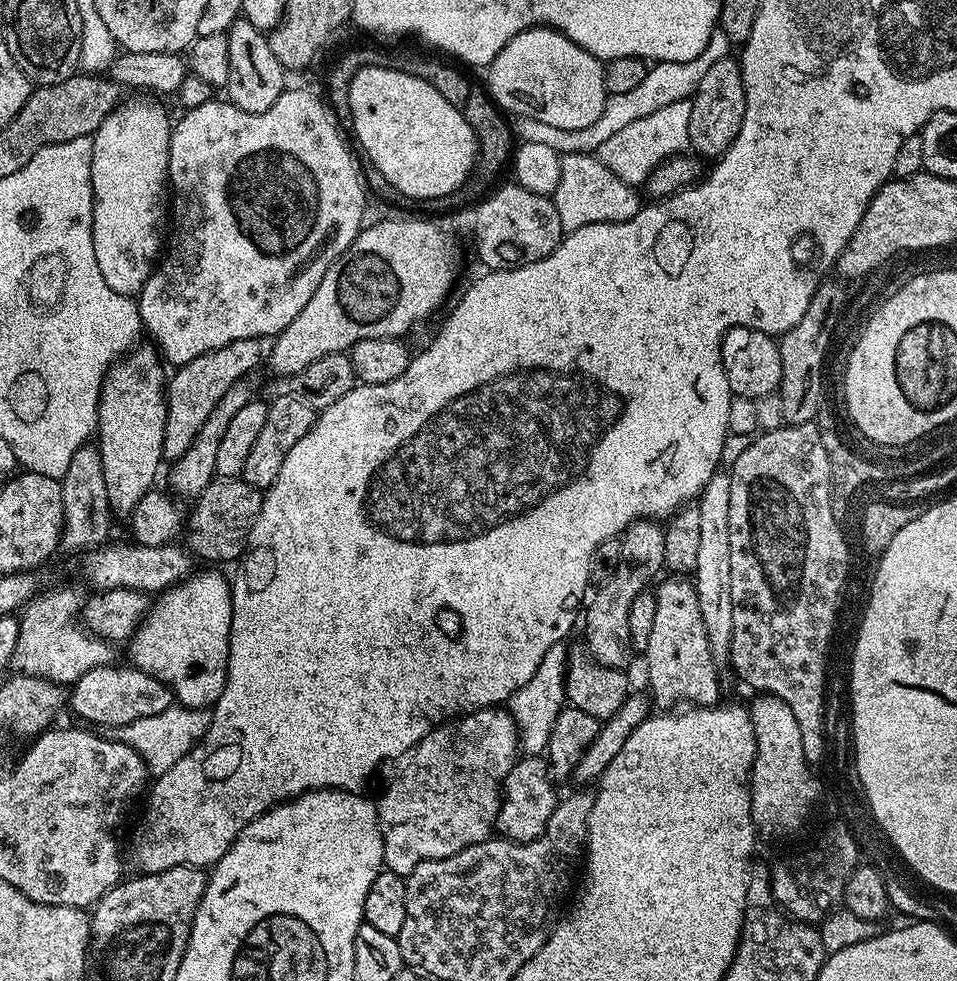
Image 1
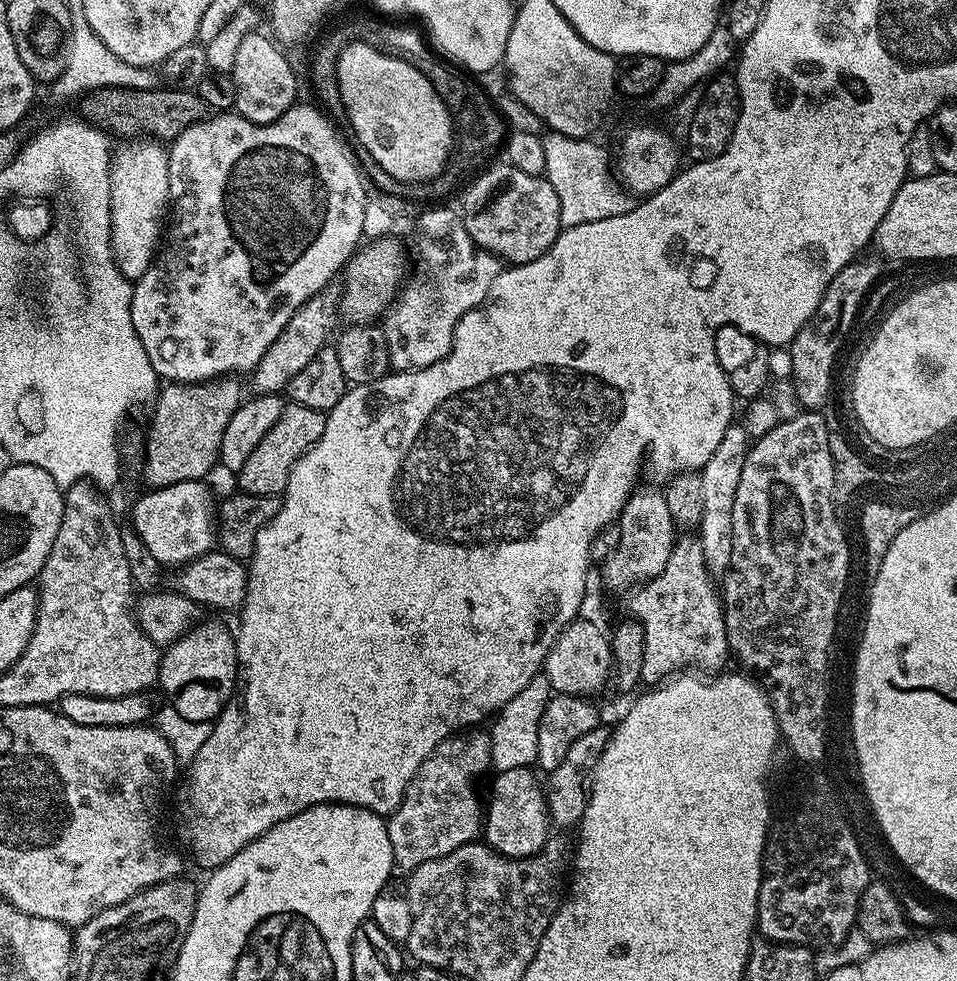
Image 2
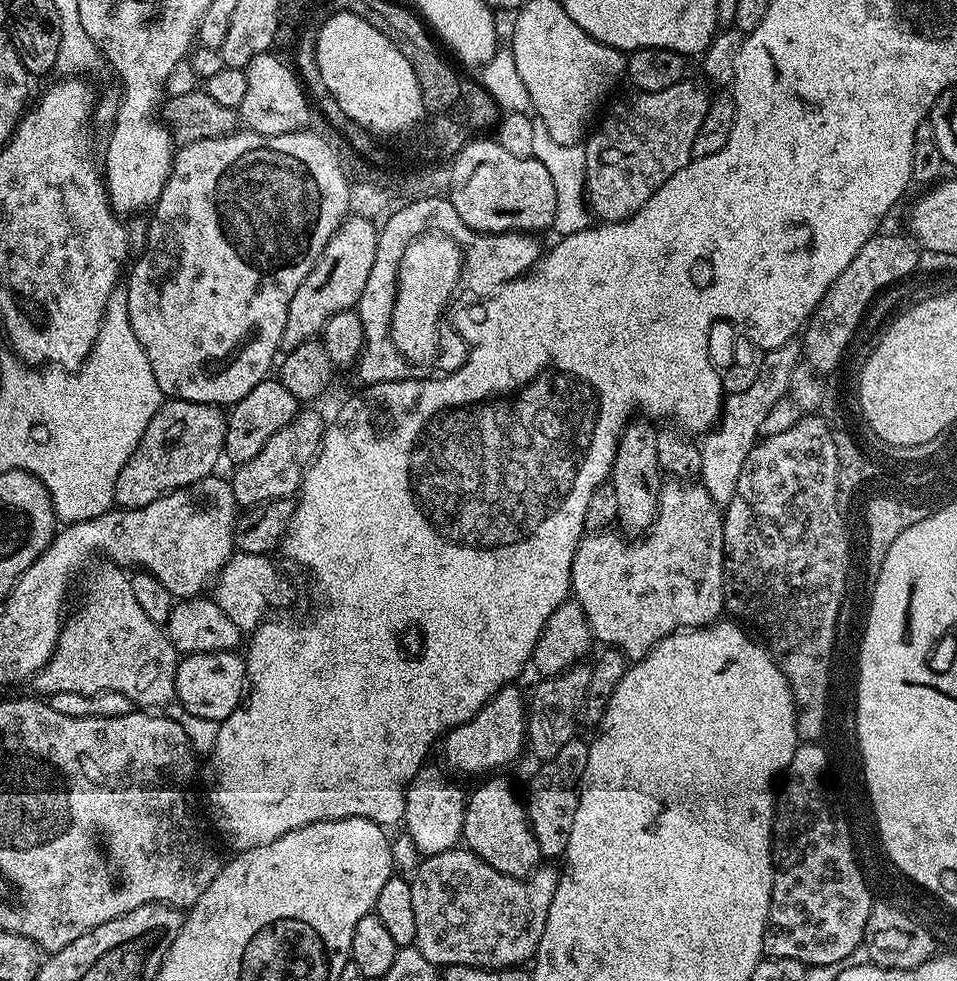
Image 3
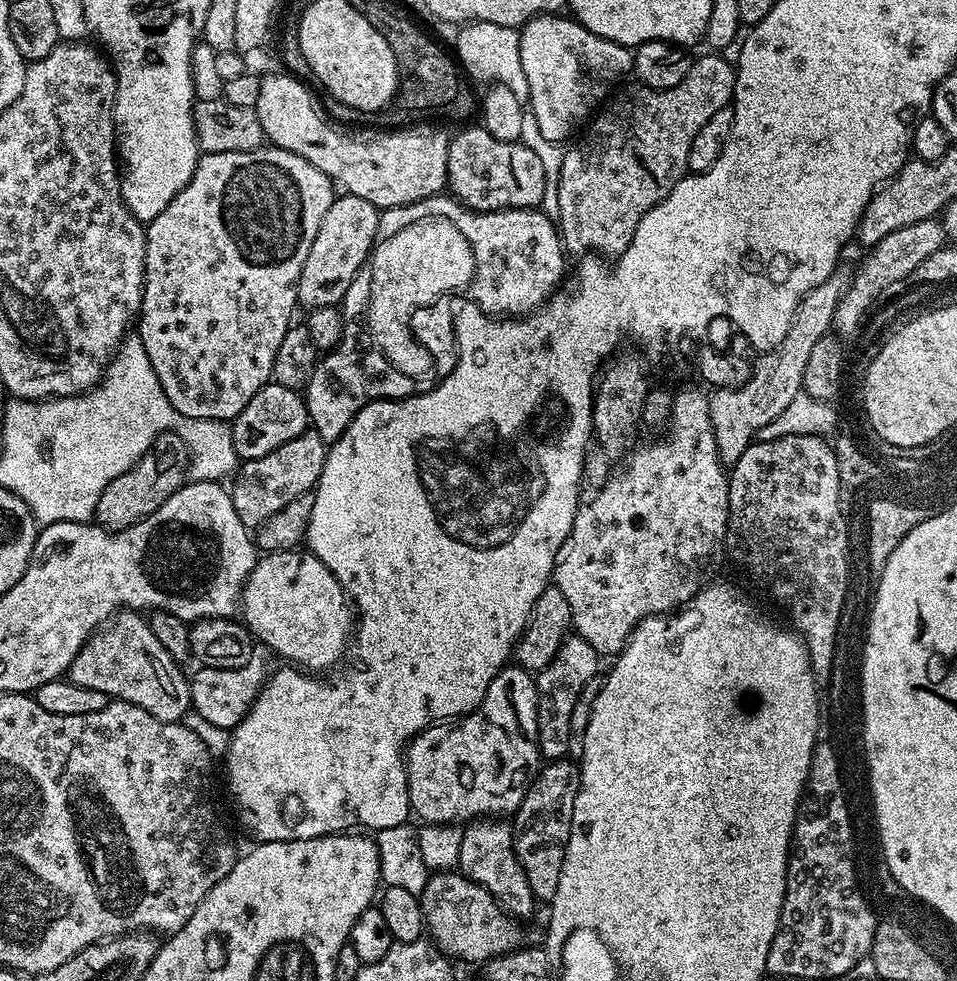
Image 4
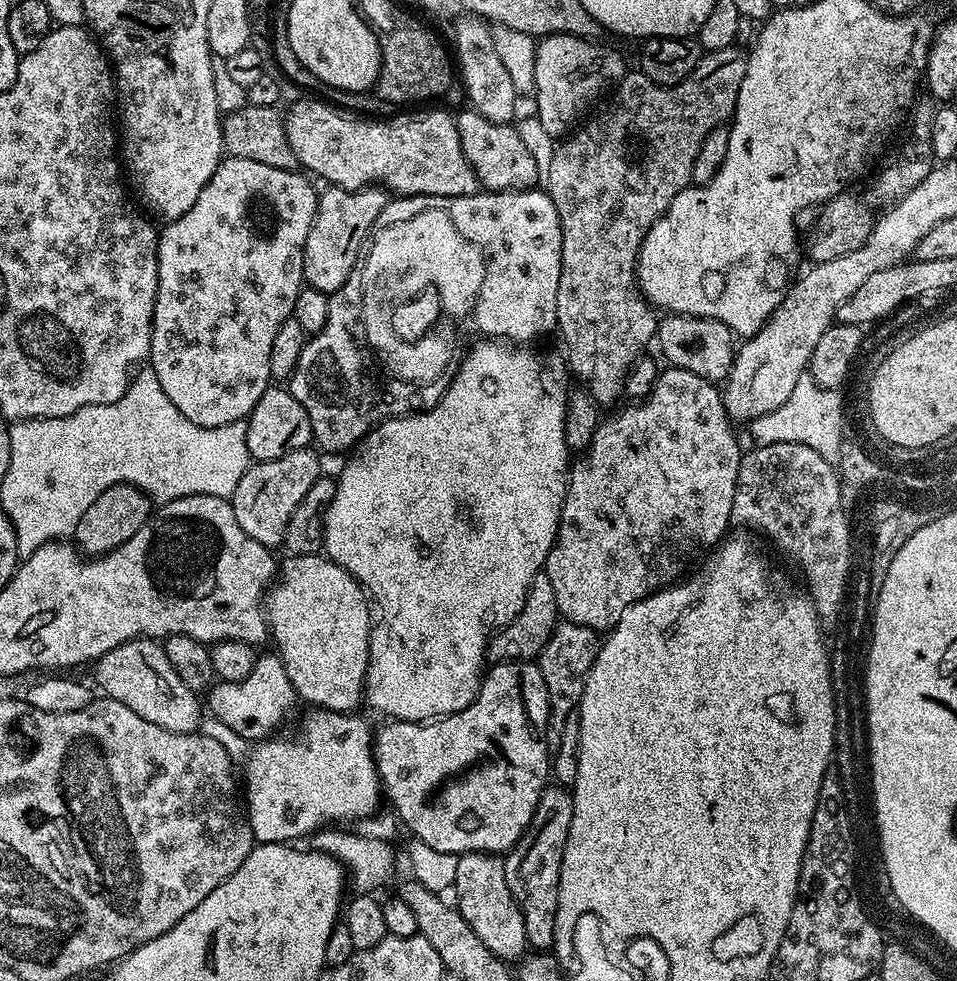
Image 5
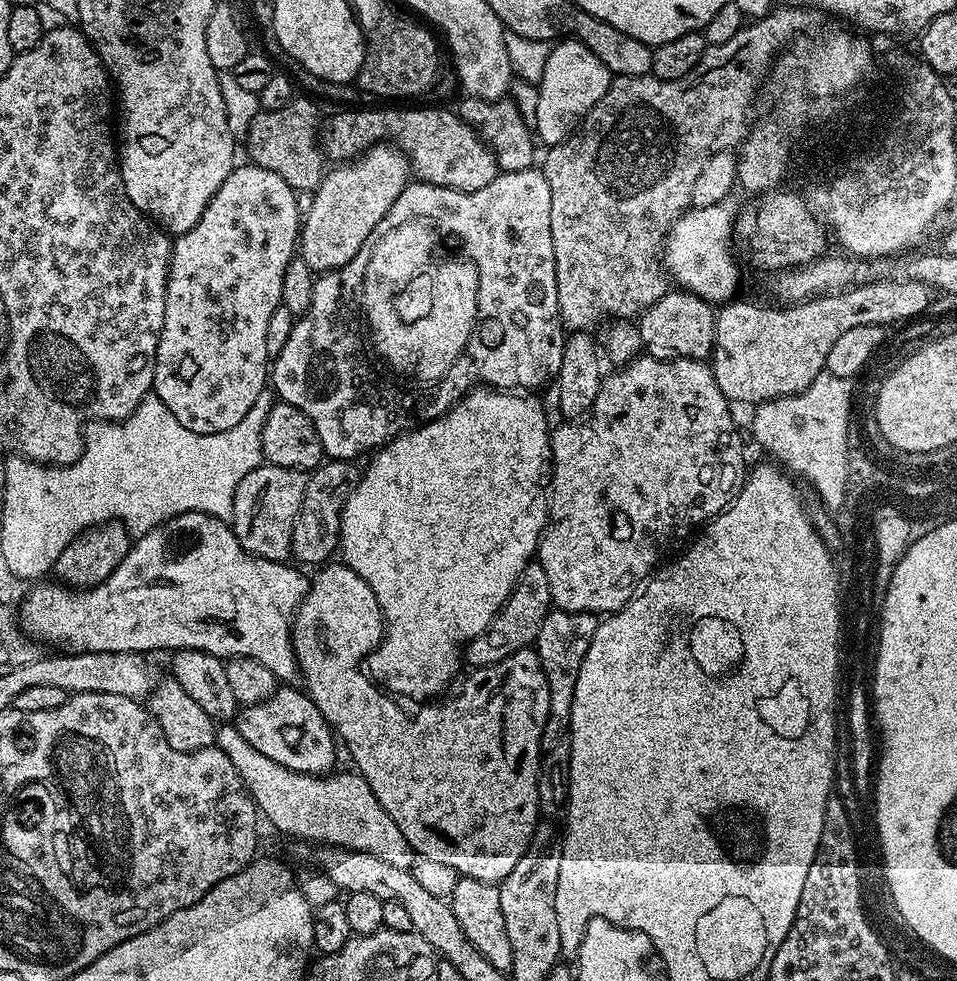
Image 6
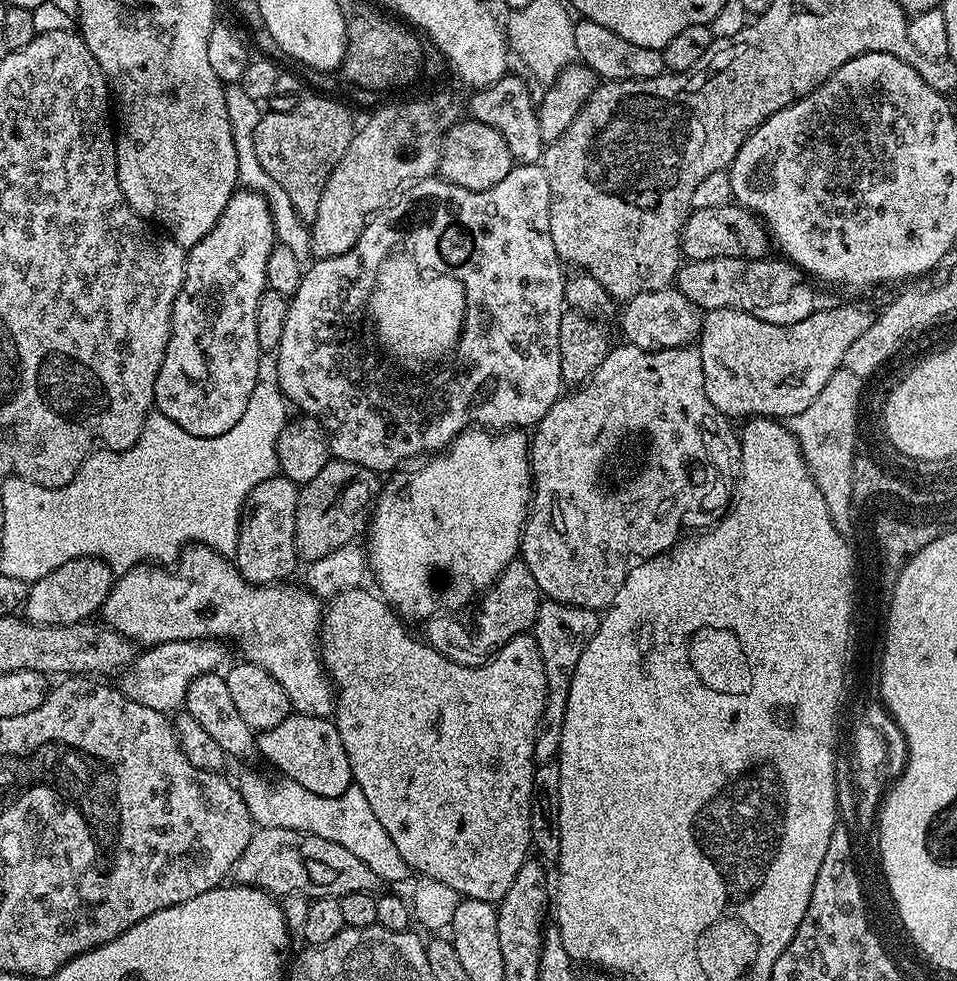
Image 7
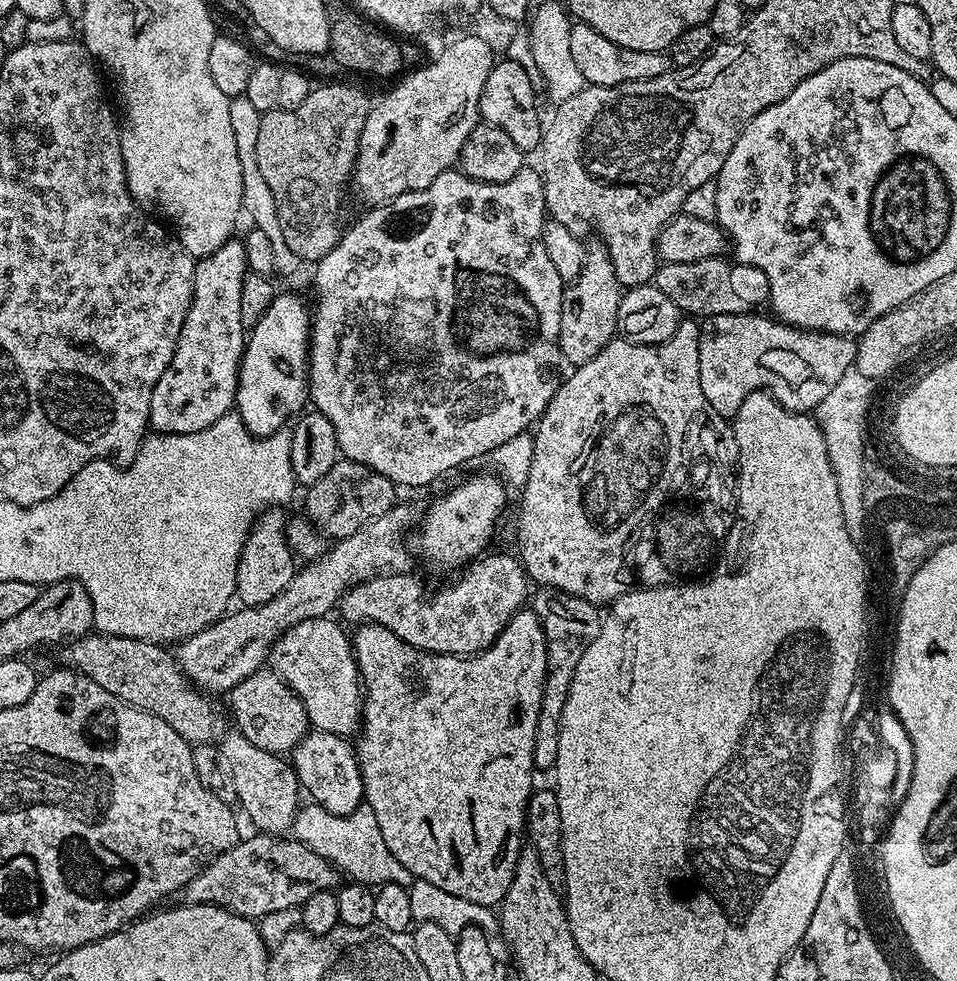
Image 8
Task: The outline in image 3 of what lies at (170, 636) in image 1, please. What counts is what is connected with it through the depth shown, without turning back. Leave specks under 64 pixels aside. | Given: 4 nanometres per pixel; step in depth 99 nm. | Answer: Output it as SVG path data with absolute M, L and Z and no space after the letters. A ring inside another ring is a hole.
M236 652L188 654L176 665L176 700L198 718L221 721L241 707L246 695L246 660Z

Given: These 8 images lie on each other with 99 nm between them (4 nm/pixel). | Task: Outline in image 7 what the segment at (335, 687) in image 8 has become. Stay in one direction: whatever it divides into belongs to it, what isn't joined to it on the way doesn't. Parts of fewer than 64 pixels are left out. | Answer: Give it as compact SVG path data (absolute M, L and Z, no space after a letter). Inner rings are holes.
M193 544L181 551L180 559L176 561L173 568L161 566L155 562L145 562L134 566L129 572L119 573L115 577L110 594L106 598L102 609L102 620L107 627L112 628L118 634L122 634L128 640L131 640L136 646L151 646L153 644L161 644L162 642L174 642L175 640L219 640L227 642L229 645L237 644L245 661L249 664L257 664L262 666L262 670L266 670L270 674L270 678L275 678L286 690L286 694L290 698L293 709L301 716L323 716L331 717L334 712L334 685L325 669L324 661L320 659L320 630L322 627L322 600L309 592L307 587L300 586L295 588L292 582L281 582L279 584L251 584L242 576L240 571L236 569L235 563L229 557L222 556L208 548L204 544Z

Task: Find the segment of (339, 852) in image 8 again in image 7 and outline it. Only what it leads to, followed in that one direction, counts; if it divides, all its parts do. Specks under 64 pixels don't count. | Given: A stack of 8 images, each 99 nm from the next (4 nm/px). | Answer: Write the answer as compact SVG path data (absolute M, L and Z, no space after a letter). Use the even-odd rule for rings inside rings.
M244 772L238 779L240 797L246 802L246 810L250 810L253 825L262 828L285 828L298 830L306 834L314 834L318 838L326 838L326 842L338 842L350 850L357 858L362 858L374 874L382 882L388 880L396 884L410 876L408 864L398 854L398 846L390 842L390 834L382 827L382 822L370 810L370 802L366 802L366 794L355 786L347 788L341 796L326 798L322 794L314 794L306 790L306 786L298 786L298 782L287 778L276 778L273 784L263 780L254 772Z

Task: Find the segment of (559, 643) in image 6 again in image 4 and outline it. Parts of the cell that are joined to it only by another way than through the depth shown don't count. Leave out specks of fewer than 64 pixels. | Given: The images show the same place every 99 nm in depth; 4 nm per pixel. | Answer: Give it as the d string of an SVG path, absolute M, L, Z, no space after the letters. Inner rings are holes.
M575 634L565 636L558 654L541 672L535 673L536 693L538 694L538 736L536 745L540 747L541 757L545 761L555 761L568 756L567 742L570 737L570 714L574 711L574 702L586 686L586 682L597 679L602 658L586 642L586 638Z

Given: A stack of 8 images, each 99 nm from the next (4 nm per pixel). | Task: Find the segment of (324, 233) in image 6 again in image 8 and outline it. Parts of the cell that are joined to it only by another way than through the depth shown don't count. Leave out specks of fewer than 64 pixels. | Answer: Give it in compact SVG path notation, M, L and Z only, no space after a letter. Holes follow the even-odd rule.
M464 36L430 60L409 71L405 80L397 79L397 84L377 104L375 101L369 107L366 126L362 126L360 135L356 167L350 177L351 187L356 187L365 205L384 204L387 200L401 196L403 192L426 190L426 186L430 186L438 174L449 171L459 161L466 138L470 138L476 129L480 120L482 86L486 86L486 78L494 63L491 46L480 36Z

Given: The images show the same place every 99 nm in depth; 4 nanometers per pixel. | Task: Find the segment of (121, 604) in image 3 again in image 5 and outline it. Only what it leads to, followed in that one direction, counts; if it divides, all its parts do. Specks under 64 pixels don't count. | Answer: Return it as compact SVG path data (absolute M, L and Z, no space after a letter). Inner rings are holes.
M152 638L131 640L95 661L96 680L105 697L122 702L122 706L130 706L138 718L146 718L146 722L154 722L154 726L162 726L162 730L171 732L194 732L200 727L202 719L202 700L192 692L178 674L174 674L174 666L170 666L170 658L166 658L163 643Z

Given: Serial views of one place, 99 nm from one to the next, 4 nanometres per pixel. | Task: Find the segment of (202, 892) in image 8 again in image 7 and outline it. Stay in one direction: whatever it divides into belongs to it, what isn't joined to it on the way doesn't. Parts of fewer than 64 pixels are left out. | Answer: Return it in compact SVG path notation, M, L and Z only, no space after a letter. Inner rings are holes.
M257 827L250 838L250 846L242 850L234 869L234 880L237 885L250 888L261 888L277 898L292 896L297 892L307 898L321 896L341 897L346 894L377 891L382 881L362 858L350 854L346 846L338 842L326 842L314 834L285 828Z

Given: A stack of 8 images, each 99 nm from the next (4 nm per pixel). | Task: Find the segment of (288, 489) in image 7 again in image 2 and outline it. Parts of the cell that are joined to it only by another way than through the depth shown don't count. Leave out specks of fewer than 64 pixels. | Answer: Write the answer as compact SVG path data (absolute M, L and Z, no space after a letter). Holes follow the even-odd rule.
M285 403L274 426L270 426L270 431L263 436L262 442L254 446L254 451L250 453L250 458L246 458L242 470L235 473L235 487L255 496L280 496L290 478L290 470L294 468L298 458L305 456L318 442L318 438L322 438L322 430L326 430L327 421L325 413L310 410L310 406Z

